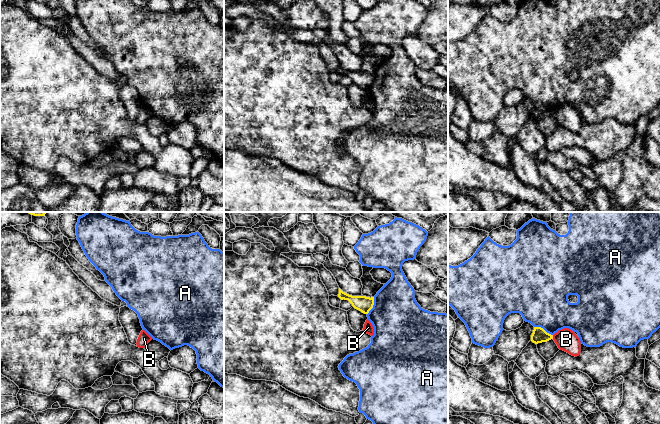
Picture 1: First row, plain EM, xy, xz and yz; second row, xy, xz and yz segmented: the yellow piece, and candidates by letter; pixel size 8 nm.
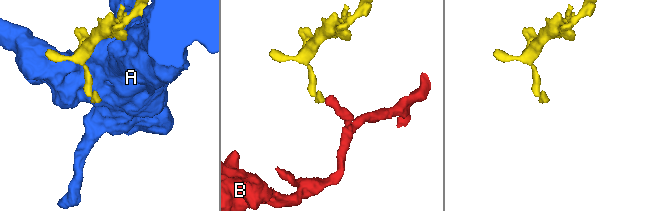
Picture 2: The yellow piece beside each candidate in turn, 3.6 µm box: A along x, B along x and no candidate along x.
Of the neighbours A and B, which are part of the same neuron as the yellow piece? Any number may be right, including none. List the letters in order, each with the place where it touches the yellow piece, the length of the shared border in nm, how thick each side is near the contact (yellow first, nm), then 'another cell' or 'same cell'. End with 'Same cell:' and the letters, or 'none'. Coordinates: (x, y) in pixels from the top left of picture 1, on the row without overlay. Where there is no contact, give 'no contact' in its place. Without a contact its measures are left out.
A: yz (542, 104) | 170 nm | 120/440 nm | another cell
B: yz (552, 113) | 30 nm | 120/170 nm | another cell
Same cell: none

